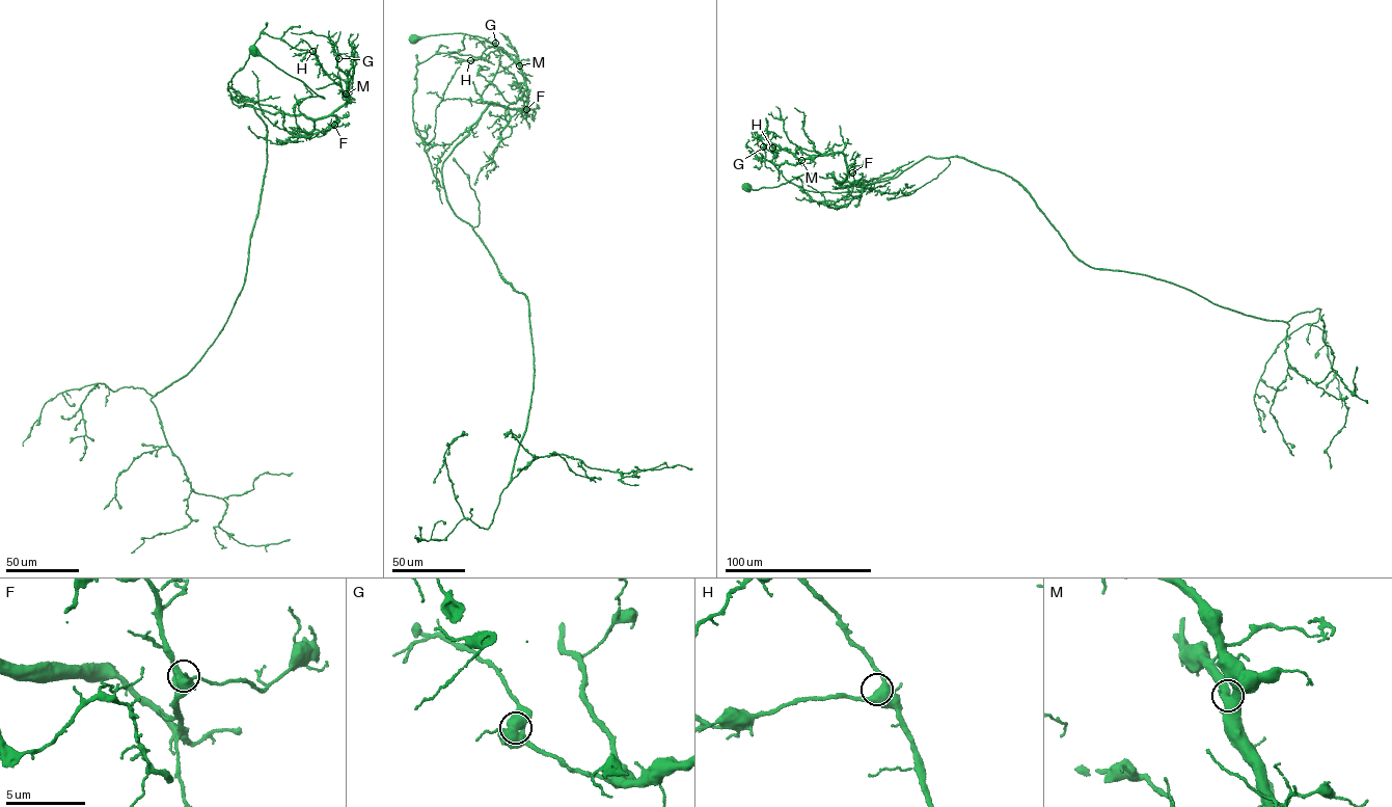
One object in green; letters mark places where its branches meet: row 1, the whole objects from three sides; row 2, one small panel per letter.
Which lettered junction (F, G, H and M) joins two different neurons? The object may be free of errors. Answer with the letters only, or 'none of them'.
none of them

